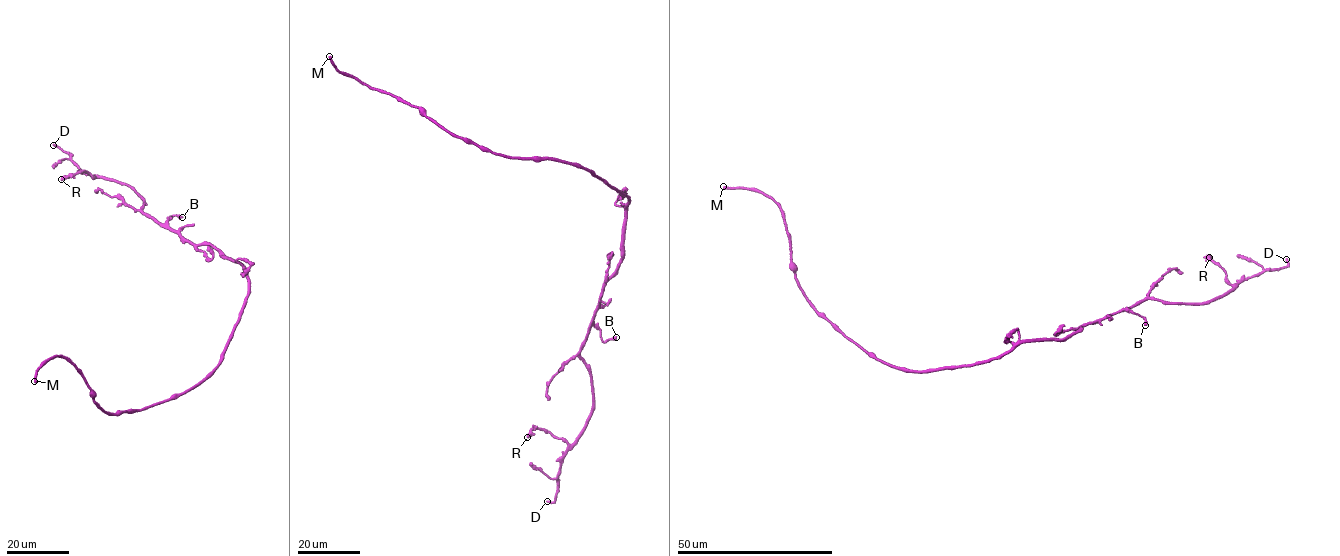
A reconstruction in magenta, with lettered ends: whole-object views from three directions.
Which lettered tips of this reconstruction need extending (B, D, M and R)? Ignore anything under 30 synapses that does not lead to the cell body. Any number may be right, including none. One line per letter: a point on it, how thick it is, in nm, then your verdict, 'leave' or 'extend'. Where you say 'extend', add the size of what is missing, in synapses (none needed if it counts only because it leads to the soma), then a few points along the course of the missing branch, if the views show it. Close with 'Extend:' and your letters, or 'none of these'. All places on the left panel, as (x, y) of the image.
B: place (182, 217); calibre 280 nm; leave
D: place (53, 145); calibre 200 nm; extend; 35 synapses; course (53, 145), (36, 130), (23, 133)
M: place (34, 381); calibre 400 nm; leave
R: place (61, 179); calibre 360 nm; leave
Extend: D

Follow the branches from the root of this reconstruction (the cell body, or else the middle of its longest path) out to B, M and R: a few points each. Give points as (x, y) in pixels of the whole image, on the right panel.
B: (978, 363), (1004, 355), (1022, 341), (1066, 338), (1080, 327), (1124, 310), (1144, 317), (1145, 325)
M: (978, 363), (910, 371), (887, 364), (867, 352), (816, 310), (800, 287), (780, 207), (756, 190), (723, 186)
R: (978, 363), (1022, 341), (1066, 338), (1146, 299), (1214, 300), (1233, 287), (1209, 257)

